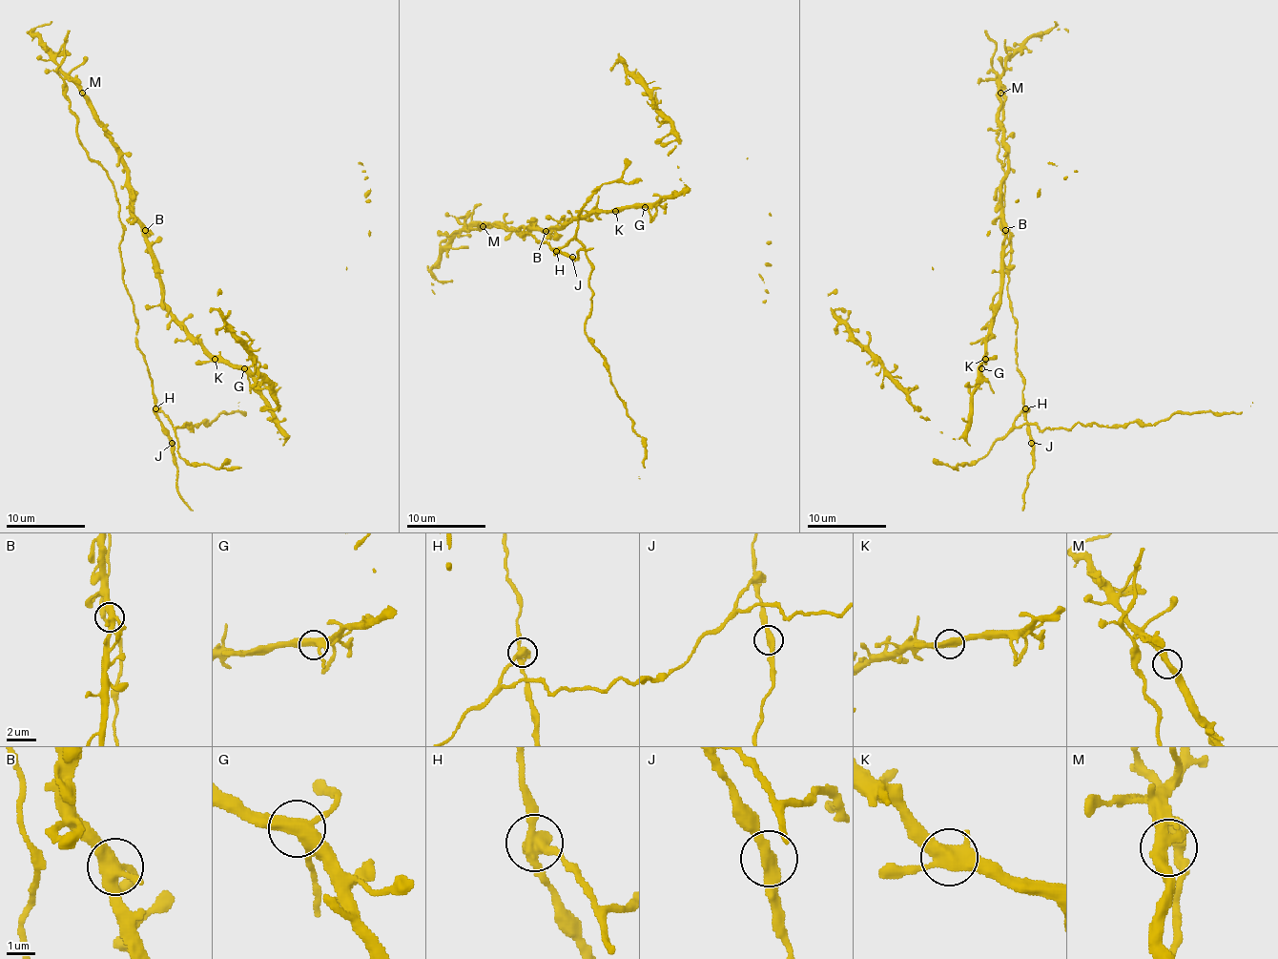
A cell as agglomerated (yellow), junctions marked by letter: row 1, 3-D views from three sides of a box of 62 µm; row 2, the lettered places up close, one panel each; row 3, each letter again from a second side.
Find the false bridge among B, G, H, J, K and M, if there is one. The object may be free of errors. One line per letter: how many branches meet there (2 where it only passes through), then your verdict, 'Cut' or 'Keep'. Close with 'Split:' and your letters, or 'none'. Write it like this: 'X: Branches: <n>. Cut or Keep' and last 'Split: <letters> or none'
B: Branches: 3. Keep
G: Branches: 3. Keep
H: Branches: 3. Cut
J: Branches: 2. Keep
K: Branches: 3. Keep
M: Branches: 2. Keep
Split: H

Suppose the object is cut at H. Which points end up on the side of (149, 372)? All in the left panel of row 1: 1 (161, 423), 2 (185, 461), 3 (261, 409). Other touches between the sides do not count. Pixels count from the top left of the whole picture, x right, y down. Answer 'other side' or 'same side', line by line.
1: same side
2: other side
3: same side

